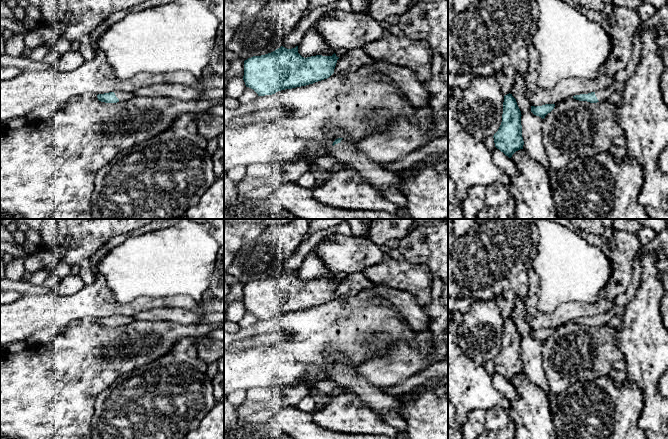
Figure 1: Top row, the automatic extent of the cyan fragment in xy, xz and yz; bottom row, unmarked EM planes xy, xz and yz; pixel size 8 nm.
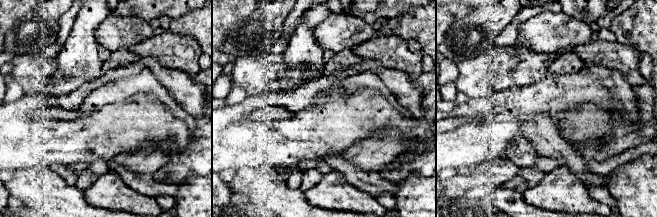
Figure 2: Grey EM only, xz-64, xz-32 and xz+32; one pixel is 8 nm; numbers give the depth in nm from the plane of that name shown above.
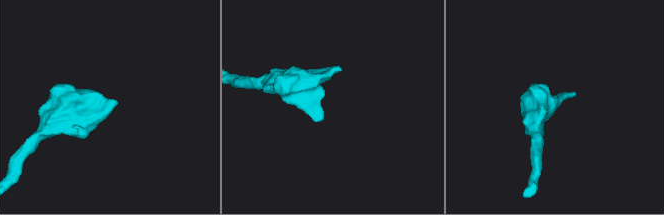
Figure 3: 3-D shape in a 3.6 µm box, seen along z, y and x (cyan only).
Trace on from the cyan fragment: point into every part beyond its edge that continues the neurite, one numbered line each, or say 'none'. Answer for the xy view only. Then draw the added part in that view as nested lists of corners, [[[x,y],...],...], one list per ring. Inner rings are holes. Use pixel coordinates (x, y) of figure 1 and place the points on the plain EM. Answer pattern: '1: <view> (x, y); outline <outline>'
1: xy (121, 319); outline [[[115,315],[116,321],[119,323],[119,326],[128,325],[135,320],[135,317],[124,316],[124,315]]]

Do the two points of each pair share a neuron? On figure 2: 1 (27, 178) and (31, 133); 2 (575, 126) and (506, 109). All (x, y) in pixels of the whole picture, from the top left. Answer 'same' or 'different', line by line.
1: different
2: different

